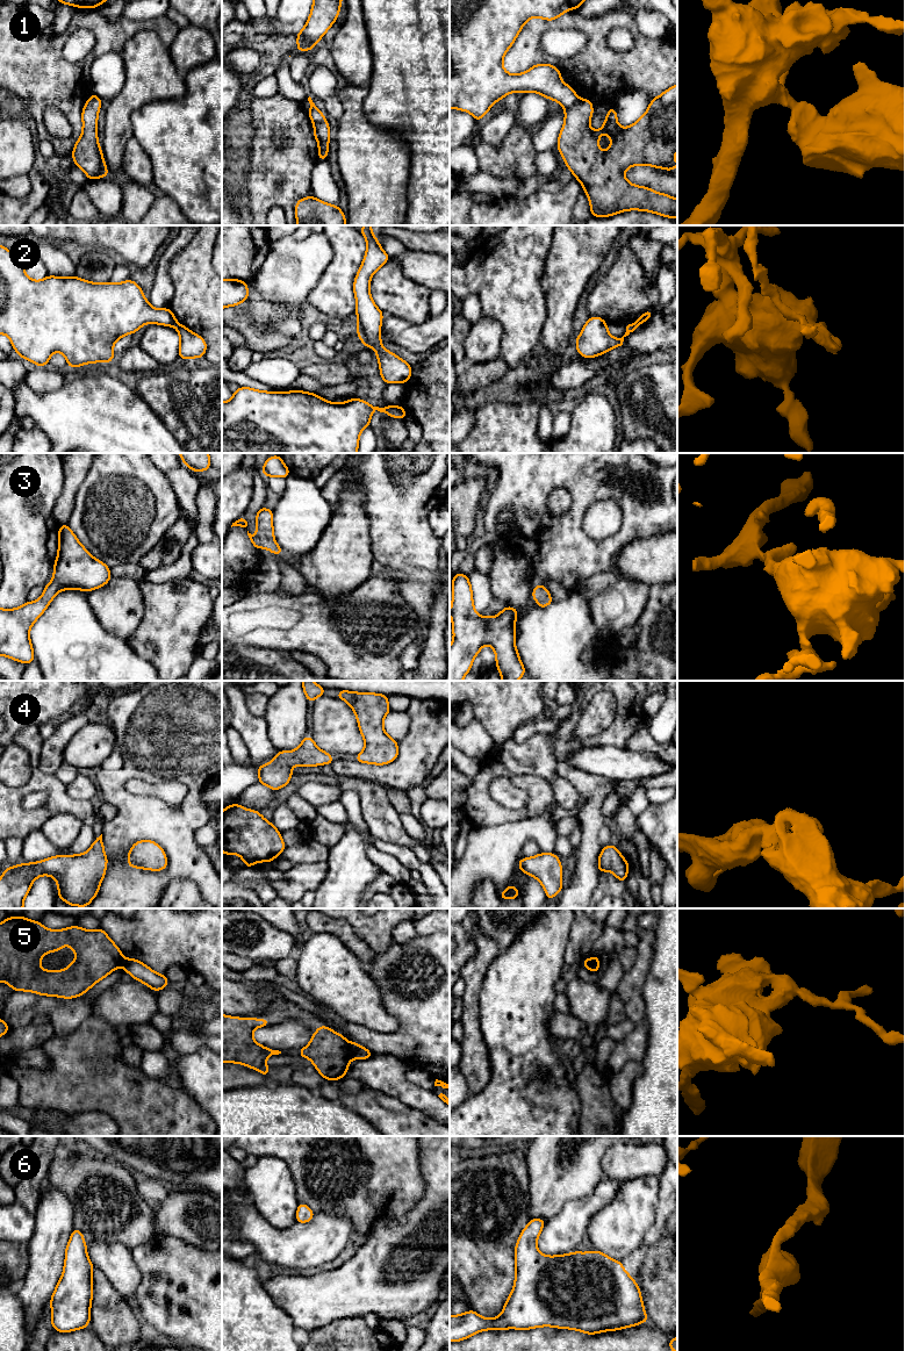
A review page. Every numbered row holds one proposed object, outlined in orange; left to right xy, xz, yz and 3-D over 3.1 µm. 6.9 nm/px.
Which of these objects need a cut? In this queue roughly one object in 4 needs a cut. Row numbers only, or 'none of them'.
1, 2, 5

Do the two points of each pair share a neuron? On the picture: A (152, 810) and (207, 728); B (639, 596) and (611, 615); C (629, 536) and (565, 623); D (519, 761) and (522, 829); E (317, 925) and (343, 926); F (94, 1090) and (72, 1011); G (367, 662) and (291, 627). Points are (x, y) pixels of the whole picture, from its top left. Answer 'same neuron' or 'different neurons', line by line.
A: same neuron
B: same neuron
C: different neurons
D: different neurons
E: same neuron
F: different neurons
G: same neuron

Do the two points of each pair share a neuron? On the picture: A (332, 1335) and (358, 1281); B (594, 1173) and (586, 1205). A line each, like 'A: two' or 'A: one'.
A: two
B: two

